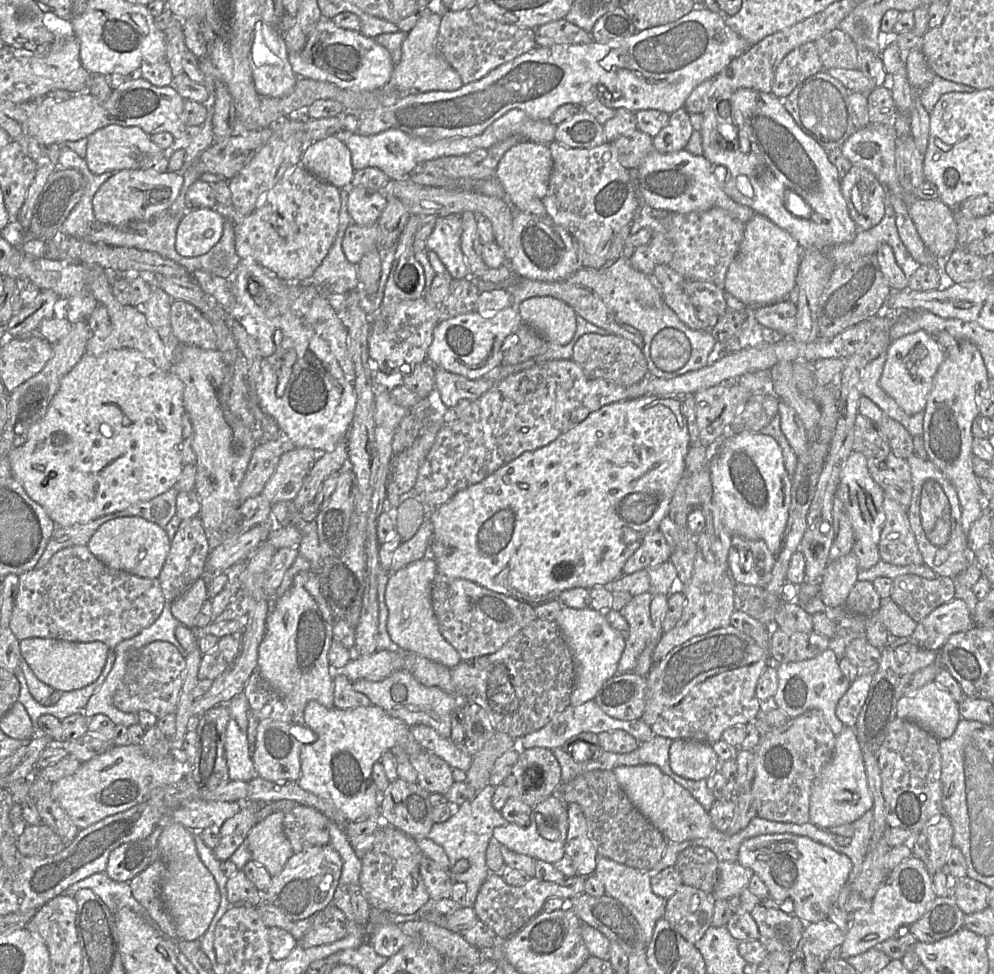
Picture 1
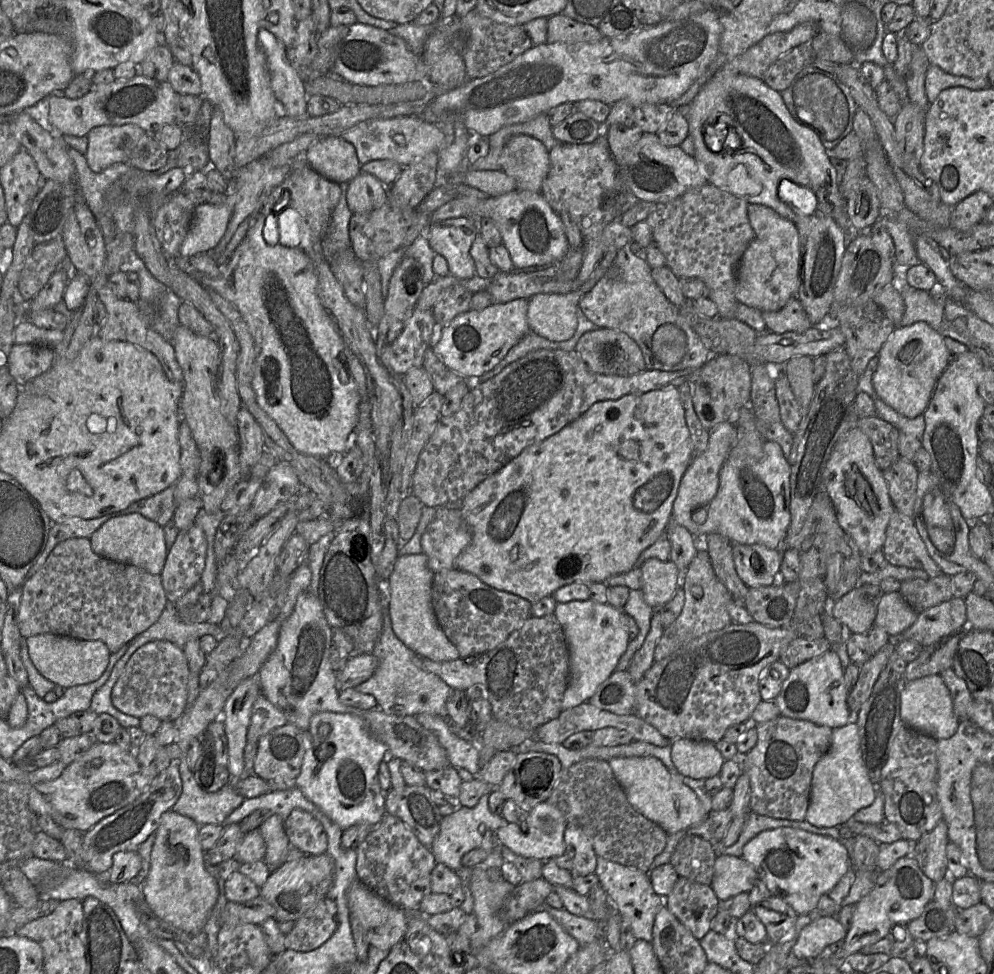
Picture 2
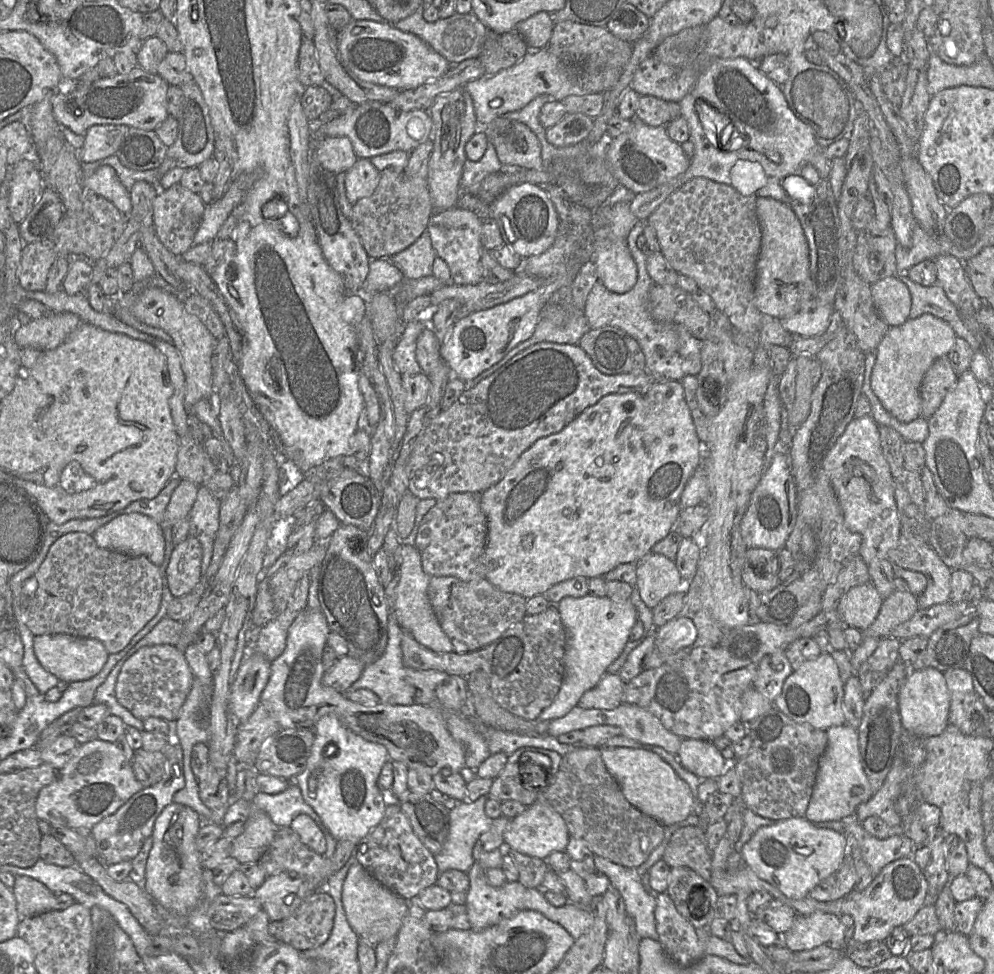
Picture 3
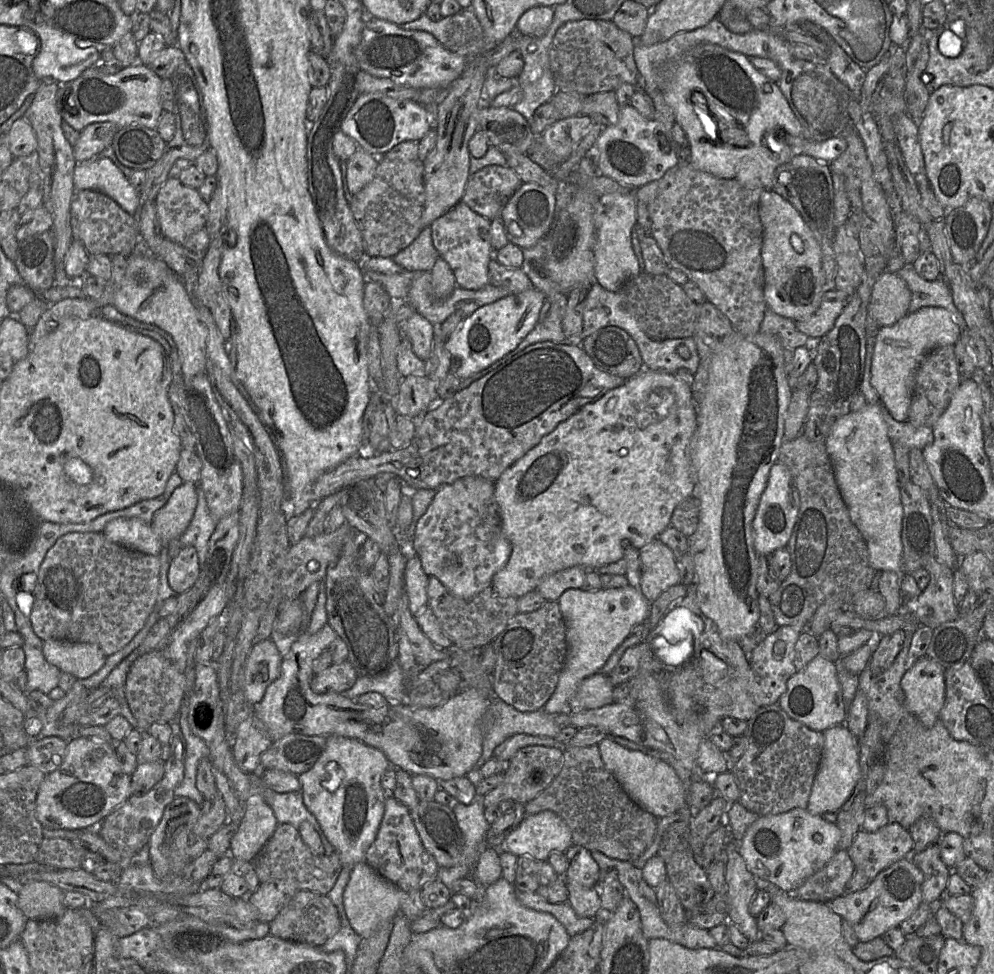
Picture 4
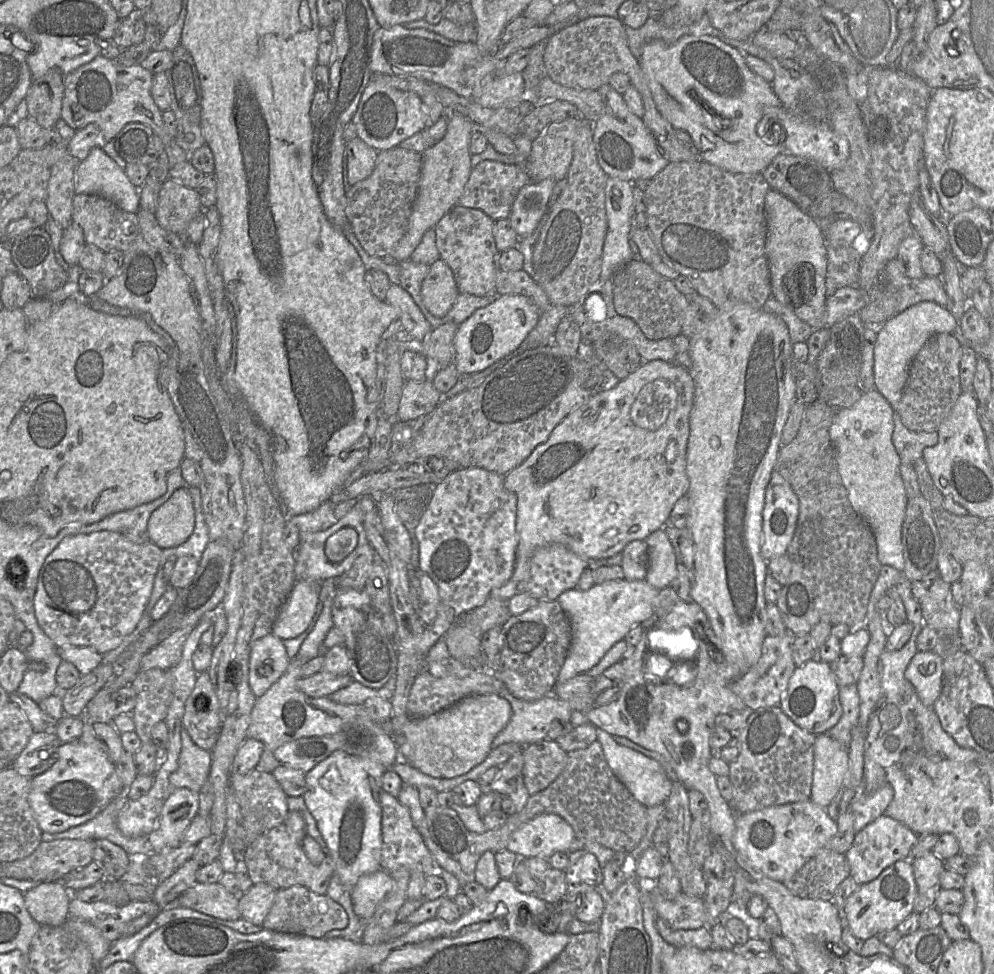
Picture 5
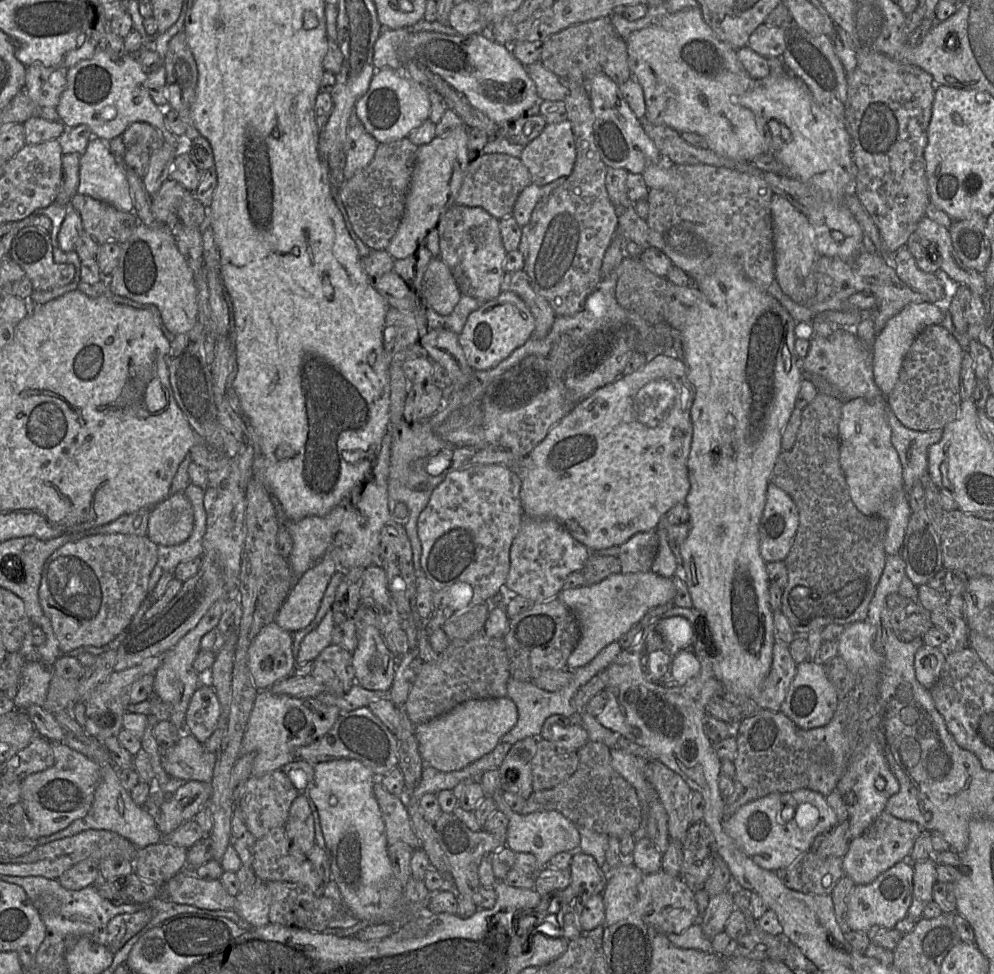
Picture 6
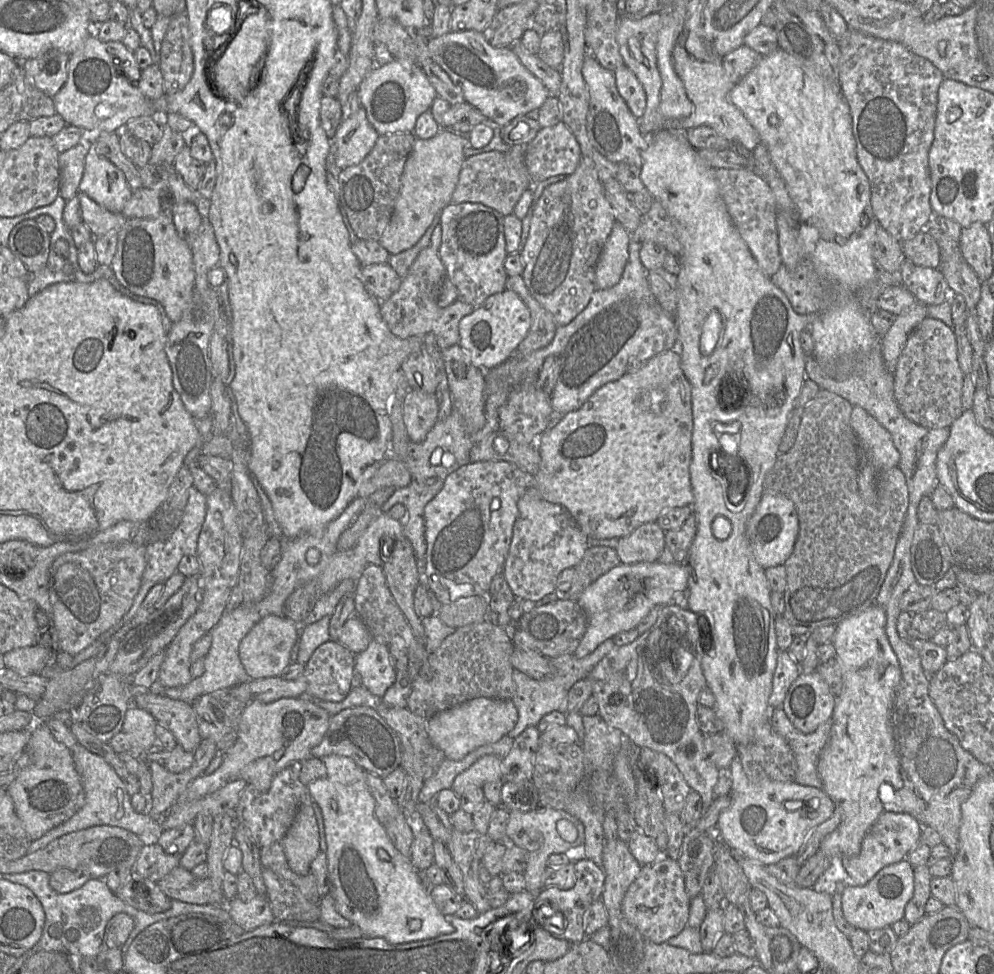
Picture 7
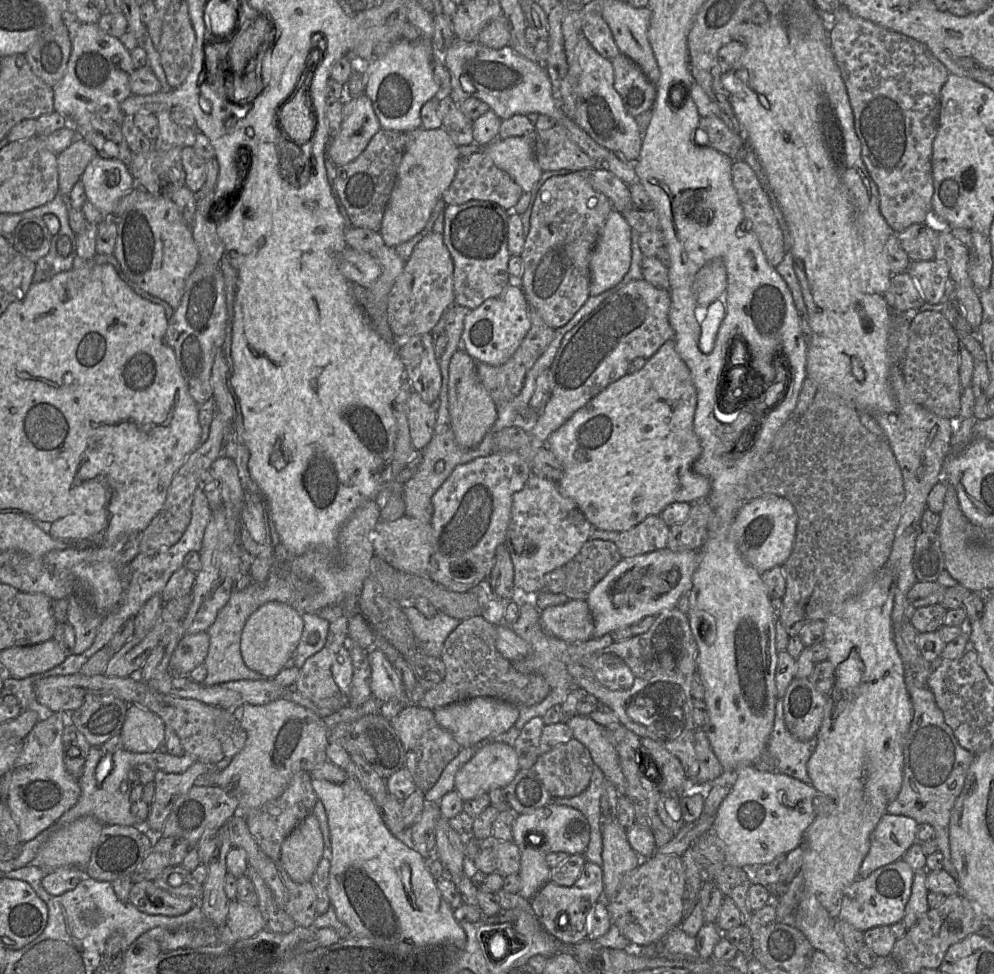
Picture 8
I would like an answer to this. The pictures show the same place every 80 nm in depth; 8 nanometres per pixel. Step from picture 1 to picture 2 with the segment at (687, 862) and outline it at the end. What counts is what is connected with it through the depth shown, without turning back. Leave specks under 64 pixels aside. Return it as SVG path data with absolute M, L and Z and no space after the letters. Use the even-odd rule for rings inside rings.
M697 835L685 836L670 858L679 877L710 886L717 855L713 845Z

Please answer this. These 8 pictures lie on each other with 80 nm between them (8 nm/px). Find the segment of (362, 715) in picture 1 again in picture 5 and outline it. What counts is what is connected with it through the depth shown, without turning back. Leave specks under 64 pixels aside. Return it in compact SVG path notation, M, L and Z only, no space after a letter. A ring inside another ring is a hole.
M334 751L305 774L304 802L316 820L338 875L350 893L358 879L381 869L381 778L387 769L380 763Z

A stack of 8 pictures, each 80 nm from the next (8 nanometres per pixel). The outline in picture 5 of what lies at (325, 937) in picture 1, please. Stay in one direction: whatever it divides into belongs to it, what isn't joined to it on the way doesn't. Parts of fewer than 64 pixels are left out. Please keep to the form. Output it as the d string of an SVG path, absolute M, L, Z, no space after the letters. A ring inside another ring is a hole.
M292 886L278 889L262 927L288 934L323 938L332 930L344 929L347 924L347 912L329 896L315 894L304 886Z

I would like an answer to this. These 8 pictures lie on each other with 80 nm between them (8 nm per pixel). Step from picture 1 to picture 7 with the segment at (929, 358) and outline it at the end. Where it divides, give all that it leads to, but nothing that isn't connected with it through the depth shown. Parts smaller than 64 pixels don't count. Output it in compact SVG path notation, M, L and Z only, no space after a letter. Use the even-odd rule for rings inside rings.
M918 301L898 315L882 337L882 357L885 367L890 373L894 374L910 333L927 316L927 305Z

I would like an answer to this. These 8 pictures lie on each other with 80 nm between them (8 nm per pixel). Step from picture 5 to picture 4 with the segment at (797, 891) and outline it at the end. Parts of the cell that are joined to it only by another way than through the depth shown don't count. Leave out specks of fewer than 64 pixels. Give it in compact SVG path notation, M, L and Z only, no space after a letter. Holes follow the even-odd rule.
M837 850L830 861L791 893L800 900L824 902L844 894L855 866L847 850Z

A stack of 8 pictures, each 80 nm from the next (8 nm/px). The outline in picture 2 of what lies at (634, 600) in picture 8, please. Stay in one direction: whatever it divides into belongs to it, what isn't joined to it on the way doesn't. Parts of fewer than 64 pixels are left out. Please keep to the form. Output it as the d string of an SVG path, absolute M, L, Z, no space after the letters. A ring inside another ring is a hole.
M591 599L557 603L554 615L564 632L569 651L570 676L563 694L561 710L567 710L588 701L598 686L616 669L628 645L628 630L621 621L623 609Z

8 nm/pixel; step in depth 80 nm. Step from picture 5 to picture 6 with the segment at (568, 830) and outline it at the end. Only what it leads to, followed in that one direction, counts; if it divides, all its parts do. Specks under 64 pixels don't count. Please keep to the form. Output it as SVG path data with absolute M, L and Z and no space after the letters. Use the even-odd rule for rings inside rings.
M495 792L491 798L496 803L497 810L508 819L506 831L506 846L515 853L527 852L535 856L540 869L548 866L549 860L560 852L570 852L580 844L580 833L577 827L564 815L555 810L533 812L527 815L512 811L502 800L502 792ZM540 837L542 844L535 844L535 838Z

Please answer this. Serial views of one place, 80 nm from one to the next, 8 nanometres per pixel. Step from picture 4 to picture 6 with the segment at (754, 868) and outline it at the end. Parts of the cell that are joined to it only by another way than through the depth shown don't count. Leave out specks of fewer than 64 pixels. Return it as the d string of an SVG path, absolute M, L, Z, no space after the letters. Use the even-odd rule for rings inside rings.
M802 788L792 792L772 793L743 805L735 814L724 818L723 829L760 867L776 871L791 865L799 856L810 851L815 838L824 832L830 832L837 824L837 815L826 797L809 788Z

